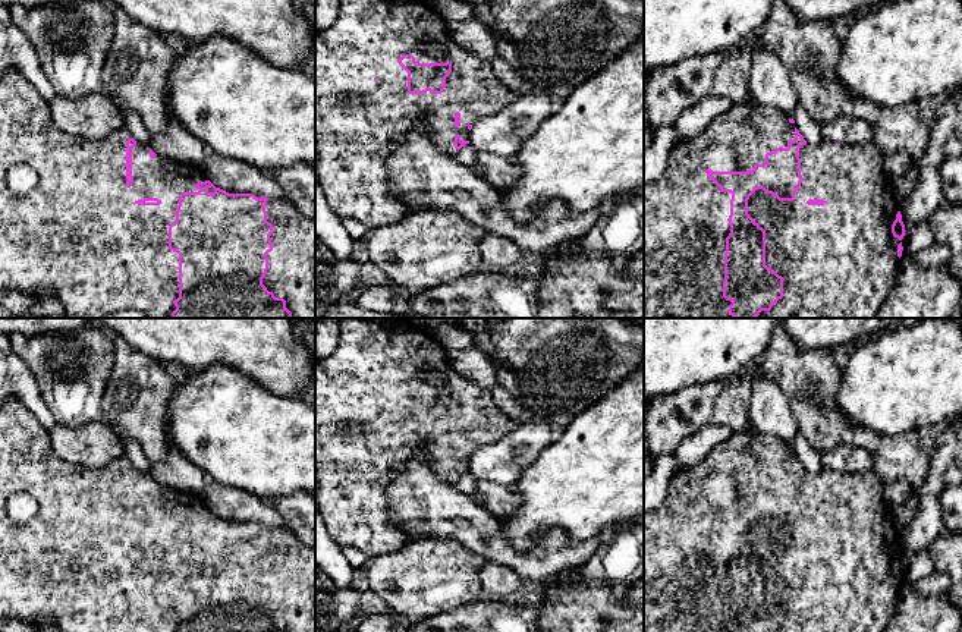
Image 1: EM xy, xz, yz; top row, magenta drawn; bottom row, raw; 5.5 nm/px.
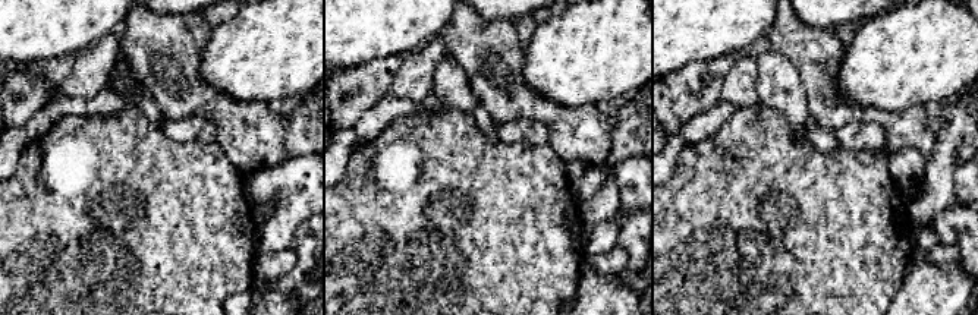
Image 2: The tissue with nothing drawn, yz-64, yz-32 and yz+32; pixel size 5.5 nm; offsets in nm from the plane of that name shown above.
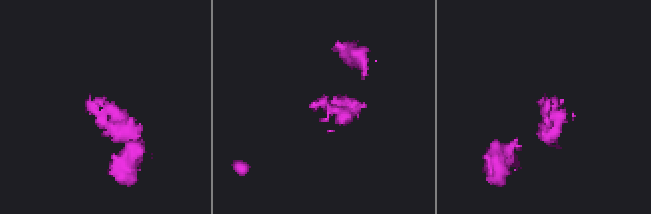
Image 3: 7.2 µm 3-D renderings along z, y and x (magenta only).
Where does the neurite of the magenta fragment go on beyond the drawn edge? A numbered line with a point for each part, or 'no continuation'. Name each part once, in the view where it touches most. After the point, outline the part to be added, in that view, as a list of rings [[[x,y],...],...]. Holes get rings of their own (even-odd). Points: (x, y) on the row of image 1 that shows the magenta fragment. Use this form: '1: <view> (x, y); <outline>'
1: yz (685, 214); [[[738,103],[733,104],[724,114],[717,116],[707,129],[692,139],[679,141],[675,144],[663,176],[651,183],[644,185],[644,318],[735,318],[729,314],[732,301],[723,298],[724,282],[724,252],[726,238],[730,233],[727,221],[730,216],[730,192],[722,192],[720,188],[708,177],[707,169],[713,172],[748,172],[755,164],[765,163],[765,154],[779,147],[787,148],[787,142],[795,139],[795,123],[780,113],[777,109],[758,103]]]

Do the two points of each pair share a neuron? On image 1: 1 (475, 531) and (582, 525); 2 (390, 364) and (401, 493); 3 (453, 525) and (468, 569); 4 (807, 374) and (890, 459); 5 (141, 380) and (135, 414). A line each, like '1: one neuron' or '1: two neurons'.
1: two neurons
2: two neurons
3: two neurons
4: one neuron
5: one neuron

